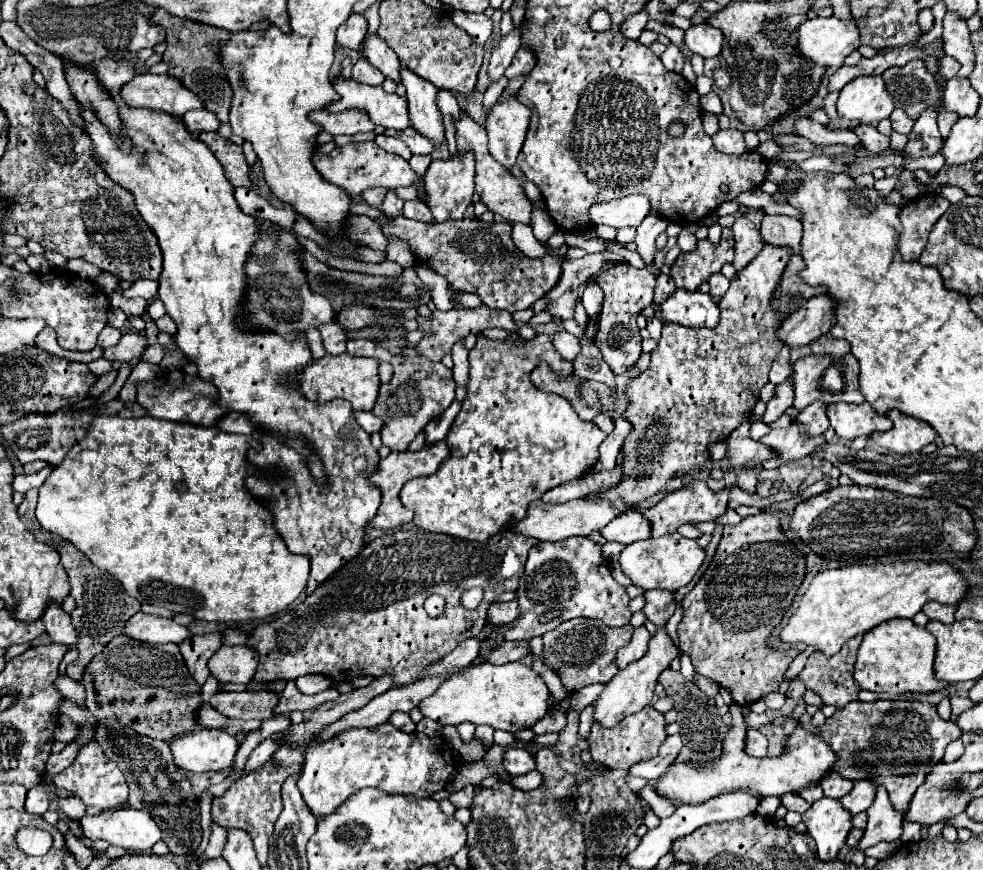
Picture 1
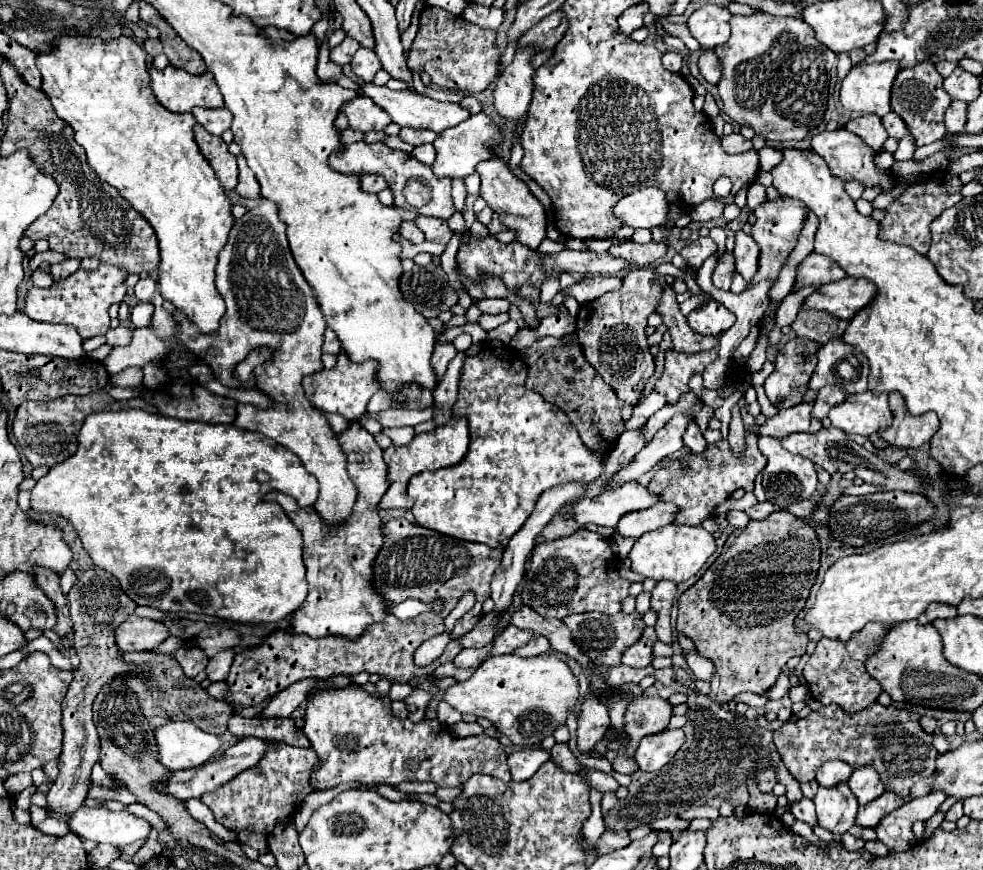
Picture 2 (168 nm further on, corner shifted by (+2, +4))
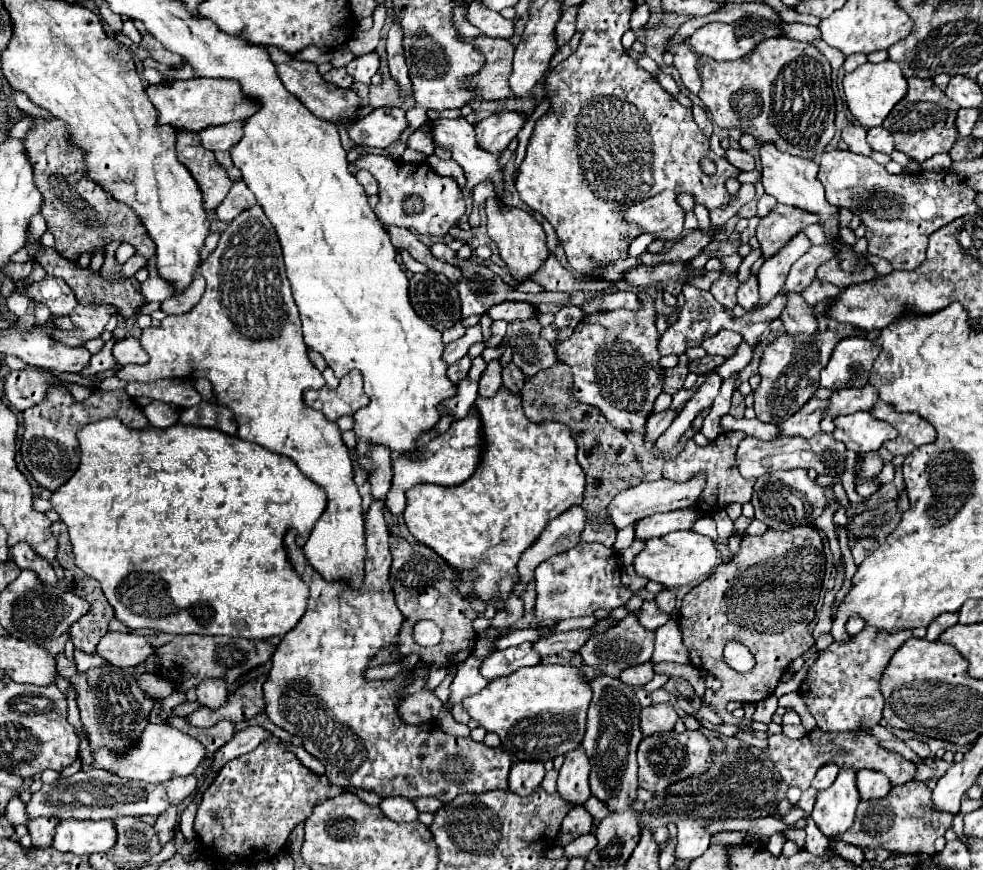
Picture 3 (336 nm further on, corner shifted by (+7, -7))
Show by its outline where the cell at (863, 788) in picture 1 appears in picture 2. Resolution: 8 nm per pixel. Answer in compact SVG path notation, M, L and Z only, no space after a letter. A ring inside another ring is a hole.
M873 768L853 770L853 774L849 778L849 788L861 806L869 804L871 800L879 798L885 792L885 788L879 780L879 774Z

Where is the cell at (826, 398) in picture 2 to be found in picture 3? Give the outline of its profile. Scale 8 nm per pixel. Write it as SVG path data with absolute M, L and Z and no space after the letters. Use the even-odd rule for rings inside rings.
M866 383L866 387L862 389L840 389L840 391L834 391L830 399L830 409L824 415L838 417L838 415L850 415L856 411L870 411L876 401L878 401L878 391L870 383Z

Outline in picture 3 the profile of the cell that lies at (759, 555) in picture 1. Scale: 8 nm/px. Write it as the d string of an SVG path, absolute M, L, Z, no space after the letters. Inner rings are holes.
M814 525L794 527L784 533L768 529L760 537L750 537L750 535L744 537L740 543L738 555L734 555L730 563L718 565L706 581L702 581L684 597L678 625L684 635L684 645L690 651L690 661L694 667L702 671L710 671L722 681L722 687L712 695L712 701L710 701L712 709L722 711L730 701L756 703L770 697L780 677L790 667L790 663L814 645L814 637L808 631L808 627L794 627L786 623L786 617L788 619L814 619L824 571L826 571L824 541L822 541L820 531ZM728 641L744 643L752 651L756 665L750 673L738 673L726 665L722 657L722 649Z

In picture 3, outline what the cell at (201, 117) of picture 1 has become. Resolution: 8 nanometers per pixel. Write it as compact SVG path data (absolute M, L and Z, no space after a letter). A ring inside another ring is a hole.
M228 123L226 127L208 127L200 131L202 147L210 151L226 151L242 139L244 123Z

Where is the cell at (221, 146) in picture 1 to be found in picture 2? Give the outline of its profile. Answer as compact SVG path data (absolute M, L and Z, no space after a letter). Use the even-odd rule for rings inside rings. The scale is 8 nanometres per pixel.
M201 124L195 126L195 140L203 152L203 156L211 162L211 166L215 168L221 184L225 190L233 190L237 186L237 162L235 156L229 152L227 144L221 140L221 136L213 136L209 134Z

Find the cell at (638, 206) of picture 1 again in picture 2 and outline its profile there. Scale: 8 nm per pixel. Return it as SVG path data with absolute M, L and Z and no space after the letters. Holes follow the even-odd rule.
M643 188L633 194L623 196L613 214L631 228L655 228L665 224L667 220L667 200L665 192L659 188Z

